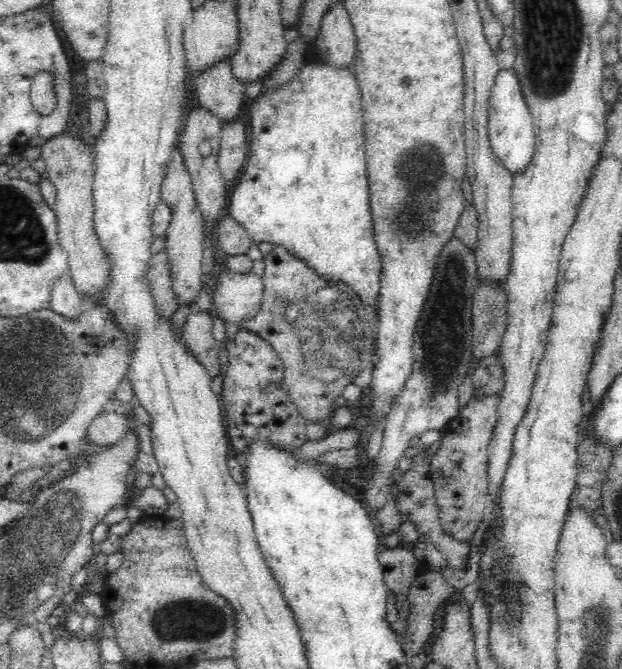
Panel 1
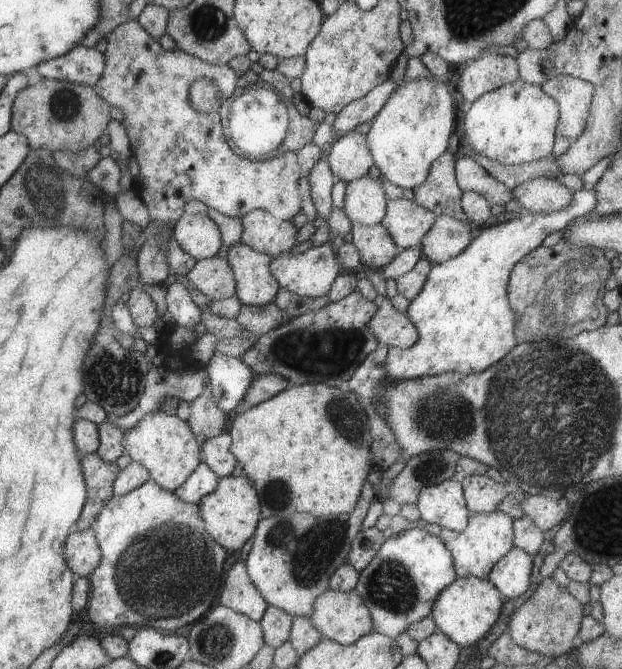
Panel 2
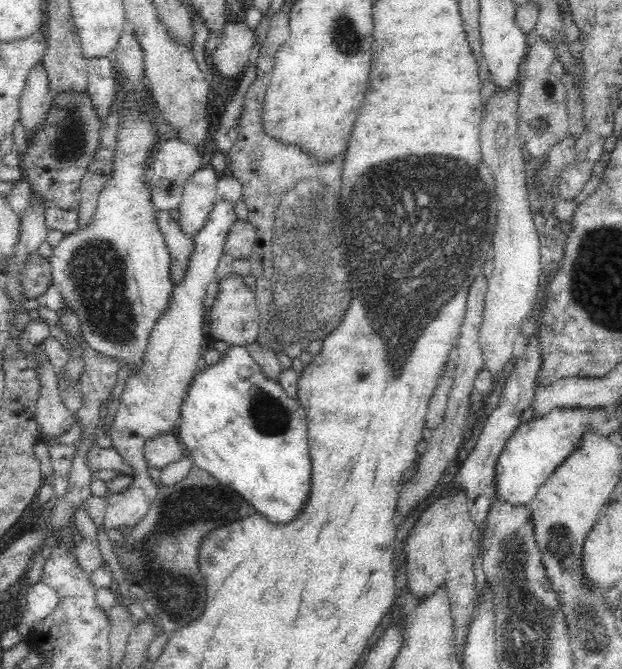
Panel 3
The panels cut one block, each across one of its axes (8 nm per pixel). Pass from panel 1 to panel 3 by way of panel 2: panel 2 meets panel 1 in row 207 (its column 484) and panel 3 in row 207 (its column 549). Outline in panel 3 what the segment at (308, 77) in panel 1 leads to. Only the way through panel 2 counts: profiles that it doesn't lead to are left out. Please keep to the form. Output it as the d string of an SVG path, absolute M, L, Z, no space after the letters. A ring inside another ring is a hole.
M218 199L207 216L206 222L202 228L198 229L192 237L194 243L194 252L190 254L190 262L188 262L188 270L182 282L172 286L172 292L167 297L166 310L158 316L158 320L154 322L152 330L150 330L149 339L146 341L146 348L144 349L141 363L133 373L129 373L129 378L126 380L126 386L122 390L122 396L119 399L119 408L115 414L112 424L106 428L106 433L110 435L111 447L118 452L124 459L124 462L132 470L132 482L128 488L124 488L122 492L112 492L106 496L105 499L105 518L103 525L100 528L101 535L103 532L110 529L119 529L122 525L134 526L146 514L150 503L154 500L158 488L157 482L149 473L151 468L148 465L148 459L144 455L144 446L148 440L154 440L156 436L168 434L172 432L179 422L179 406L186 396L186 388L192 382L192 378L201 369L201 352L202 340L204 340L204 321L205 321L205 304L204 301L208 297L207 289L209 284L216 280L215 271L218 267L220 258L223 256L223 248L225 246L226 235L229 231L229 226L236 220L234 214L234 202L226 202Z

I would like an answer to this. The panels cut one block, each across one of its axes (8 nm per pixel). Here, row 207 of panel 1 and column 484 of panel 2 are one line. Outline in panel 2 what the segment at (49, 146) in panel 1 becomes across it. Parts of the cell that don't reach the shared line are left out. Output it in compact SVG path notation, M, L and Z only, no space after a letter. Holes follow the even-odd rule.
M493 52L477 57L466 64L461 72L457 90L466 105L486 92L519 78L517 61Z

